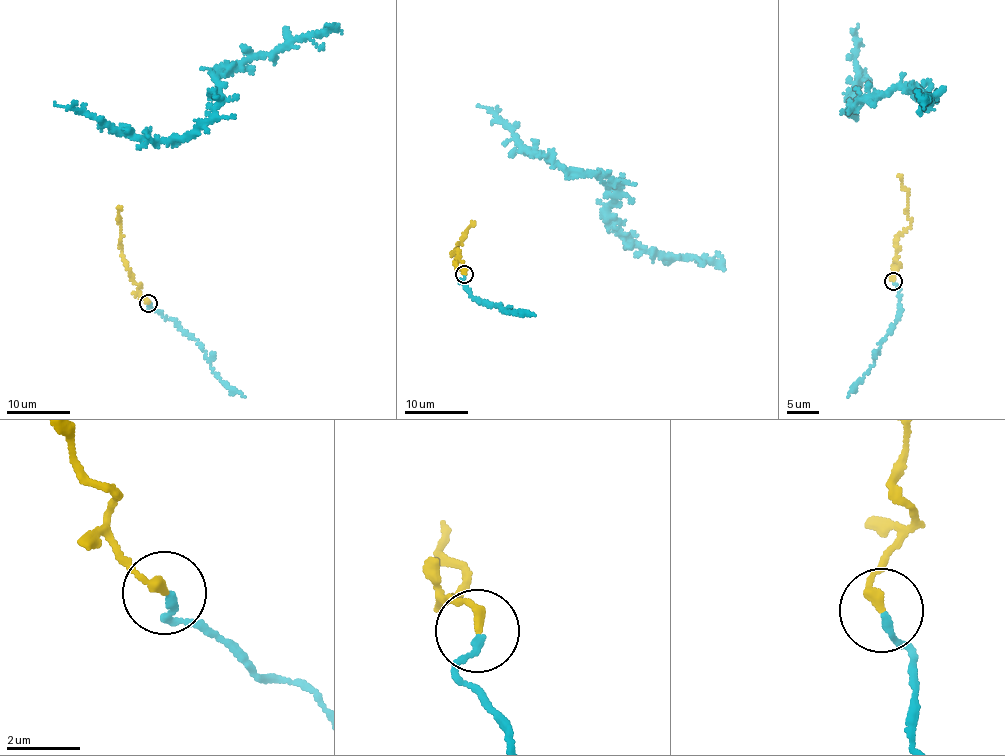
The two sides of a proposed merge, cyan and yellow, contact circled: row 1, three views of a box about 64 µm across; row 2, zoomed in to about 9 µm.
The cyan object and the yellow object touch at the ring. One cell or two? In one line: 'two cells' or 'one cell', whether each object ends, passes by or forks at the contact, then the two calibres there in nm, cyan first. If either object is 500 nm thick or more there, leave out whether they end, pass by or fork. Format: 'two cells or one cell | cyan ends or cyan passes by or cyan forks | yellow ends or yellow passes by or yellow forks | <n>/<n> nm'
one cell | cyan ends | yellow ends | 180/240 nm

